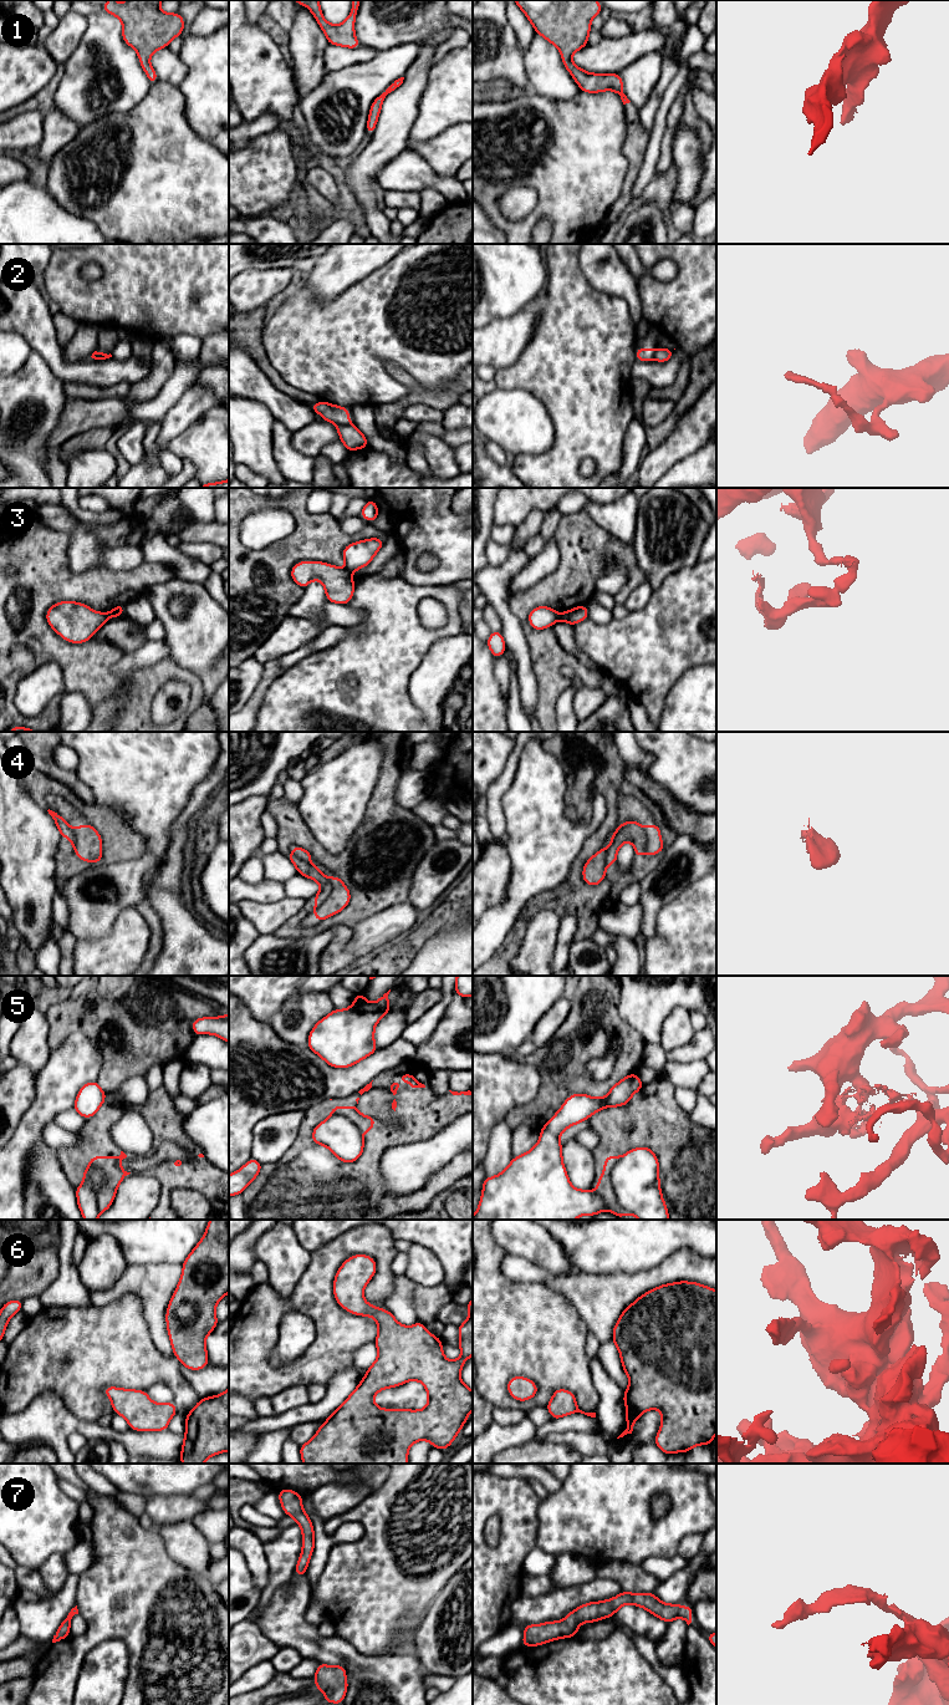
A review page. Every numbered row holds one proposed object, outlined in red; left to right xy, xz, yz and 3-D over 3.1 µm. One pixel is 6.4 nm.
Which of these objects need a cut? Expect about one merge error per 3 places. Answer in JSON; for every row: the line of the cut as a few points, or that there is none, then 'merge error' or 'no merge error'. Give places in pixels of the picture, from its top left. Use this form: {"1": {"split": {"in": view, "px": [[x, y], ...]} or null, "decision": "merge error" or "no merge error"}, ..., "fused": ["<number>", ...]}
{"1": {"split": null, "decision": "no merge error"}, "2": {"split": {"in": "xz", "px": [[347, 423], [337, 426]]}, "decision": "merge error"}, "3": {"split": {"in": "yz", "px": [[559, 614], [556, 619]]}, "decision": "merge error"}, "4": {"split": {"in": "xz", "px": [[331, 881], [331, 892], [315, 910]]}, "decision": "merge error"}, "5": {"split": {"in": "xy", "px": [[90, 1165], [103, 1172], [97, 1190], [100, 1212]]}, "decision": "merge error"}, "6": {"split": null, "decision": "no merge error"}, "7": {"split": null, "decision": "no merge error"}, "fused": ["2", "3", "4", "5"]}

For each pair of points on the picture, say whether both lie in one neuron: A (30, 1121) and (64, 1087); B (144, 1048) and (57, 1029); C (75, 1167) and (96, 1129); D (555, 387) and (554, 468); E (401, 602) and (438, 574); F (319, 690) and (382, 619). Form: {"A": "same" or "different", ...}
{"A": "same", "B": "same", "C": "same", "D": "same", "E": "different", "F": "same"}

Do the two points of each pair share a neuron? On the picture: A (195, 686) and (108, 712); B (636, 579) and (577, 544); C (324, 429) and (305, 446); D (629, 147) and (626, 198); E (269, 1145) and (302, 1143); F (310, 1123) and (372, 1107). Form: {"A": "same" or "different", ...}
{"A": "different", "B": "same", "C": "same", "D": "same", "E": "different", "F": "different"}

